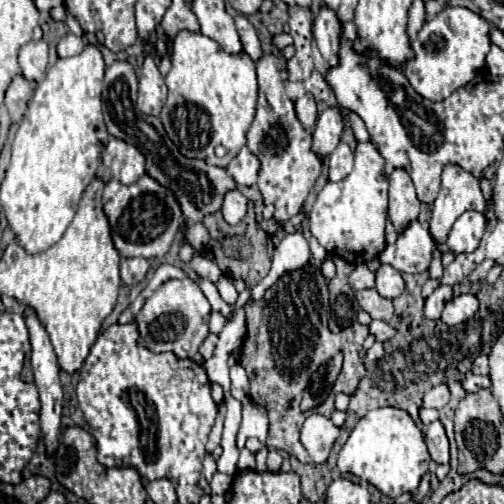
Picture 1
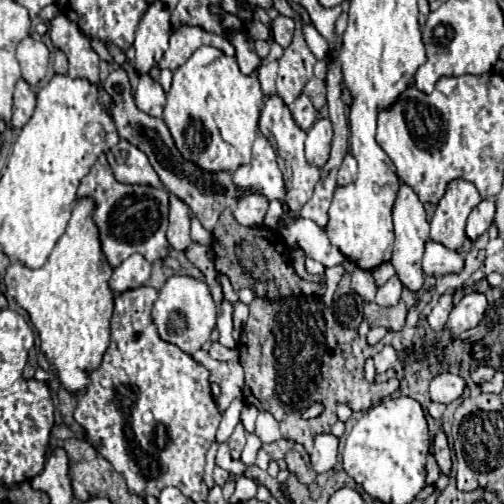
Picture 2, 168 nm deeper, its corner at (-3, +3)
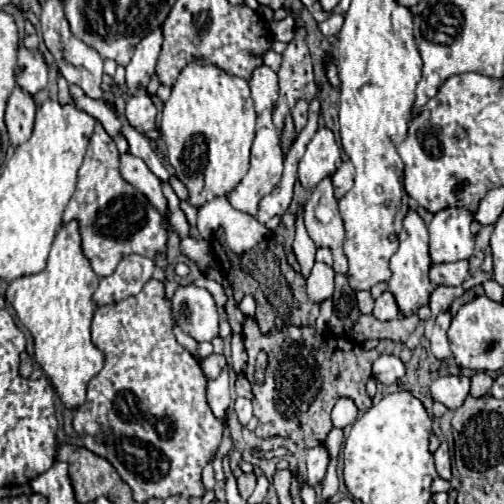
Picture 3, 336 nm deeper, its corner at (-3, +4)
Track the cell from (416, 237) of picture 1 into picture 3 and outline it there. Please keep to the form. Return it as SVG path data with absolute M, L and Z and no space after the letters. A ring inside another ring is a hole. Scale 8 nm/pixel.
M452 261L452 263L434 263L430 267L430 281L434 285L462 285L468 277L468 261Z

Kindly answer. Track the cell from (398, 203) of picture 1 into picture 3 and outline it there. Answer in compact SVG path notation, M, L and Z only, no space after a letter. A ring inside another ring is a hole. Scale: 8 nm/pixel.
M408 209L406 217L402 221L402 231L394 237L394 241L398 241L398 251L390 259L392 277L388 281L388 287L390 287L392 295L396 297L400 313L412 315L418 311L420 305L428 303L428 297L434 289L430 279L428 279L428 267L432 263L430 255L428 255L428 227L414 209Z

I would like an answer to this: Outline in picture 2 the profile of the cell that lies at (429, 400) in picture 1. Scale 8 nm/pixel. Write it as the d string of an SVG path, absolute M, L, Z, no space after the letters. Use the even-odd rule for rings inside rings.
M440 374L430 382L430 398L434 402L450 404L452 400L460 398L466 388L466 380L456 374Z

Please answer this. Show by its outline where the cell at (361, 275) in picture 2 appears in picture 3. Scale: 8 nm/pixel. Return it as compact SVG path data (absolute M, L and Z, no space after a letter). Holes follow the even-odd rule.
M358 291L356 297L358 297L358 307L360 307L360 311L362 311L362 313L370 313L372 307L374 307L374 299L372 299L370 291Z

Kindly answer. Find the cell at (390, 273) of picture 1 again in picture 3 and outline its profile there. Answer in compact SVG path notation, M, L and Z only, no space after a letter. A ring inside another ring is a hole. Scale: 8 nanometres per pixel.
M386 289L378 299L376 299L376 305L374 305L374 317L380 319L380 321L388 321L388 319L396 319L398 317L398 305L396 305L396 299L394 295Z

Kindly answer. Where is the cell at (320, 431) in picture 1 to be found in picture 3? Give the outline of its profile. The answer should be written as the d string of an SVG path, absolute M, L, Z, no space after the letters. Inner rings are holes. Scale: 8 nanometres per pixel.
M318 445L314 449L308 449L308 457L306 457L306 463L308 463L308 473L306 473L306 481L310 485L316 485L324 479L324 473L328 469L328 463L330 463L330 453L326 449L326 445Z

